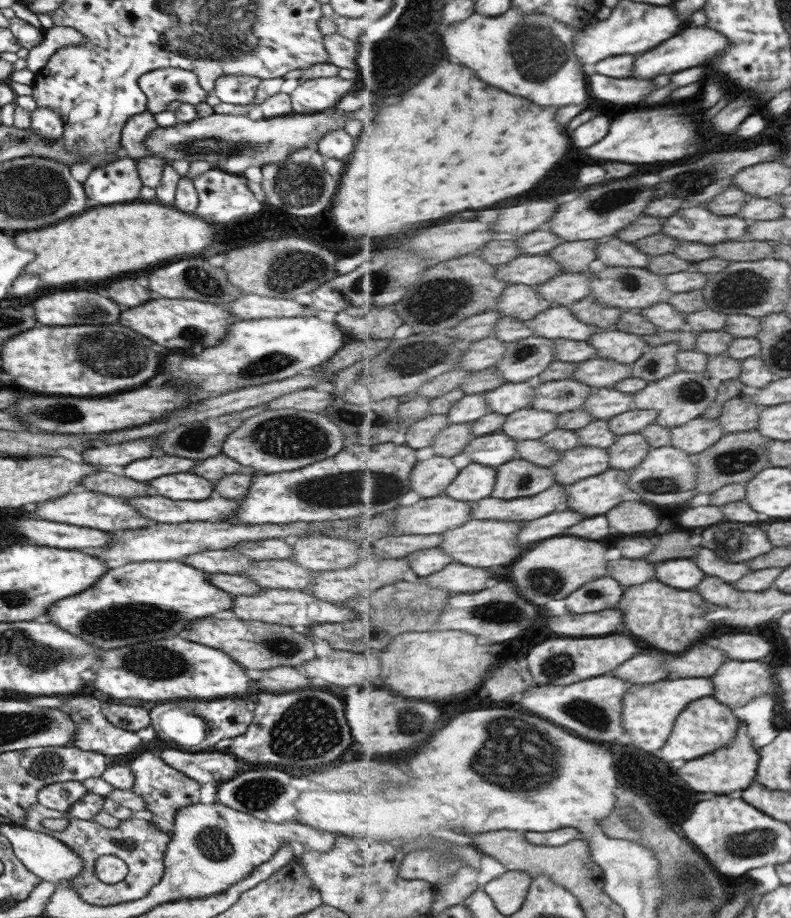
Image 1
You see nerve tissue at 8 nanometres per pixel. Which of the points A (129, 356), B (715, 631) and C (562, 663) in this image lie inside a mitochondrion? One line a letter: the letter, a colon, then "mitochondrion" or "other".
A: mitochondrion
B: other
C: mitochondrion

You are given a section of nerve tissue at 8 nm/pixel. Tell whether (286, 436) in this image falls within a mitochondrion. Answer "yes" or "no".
yes

